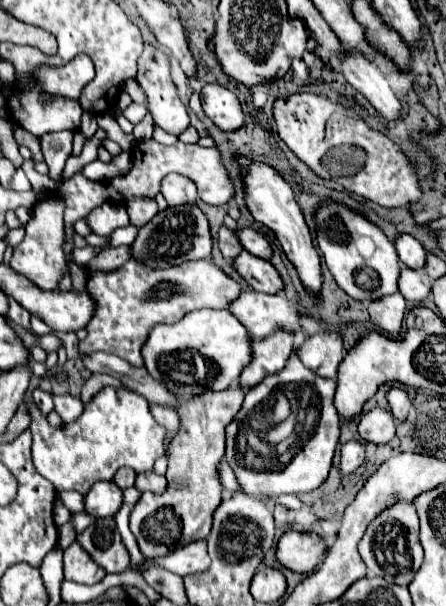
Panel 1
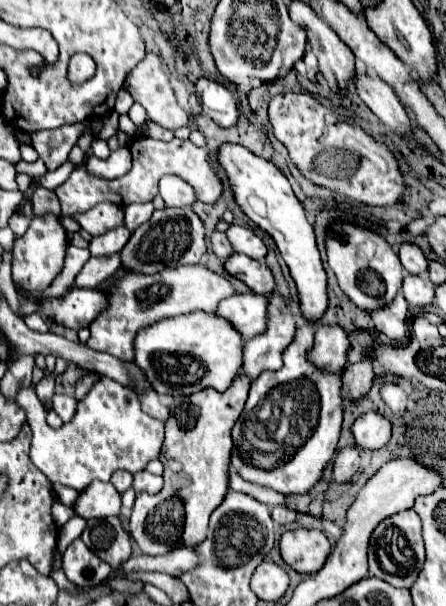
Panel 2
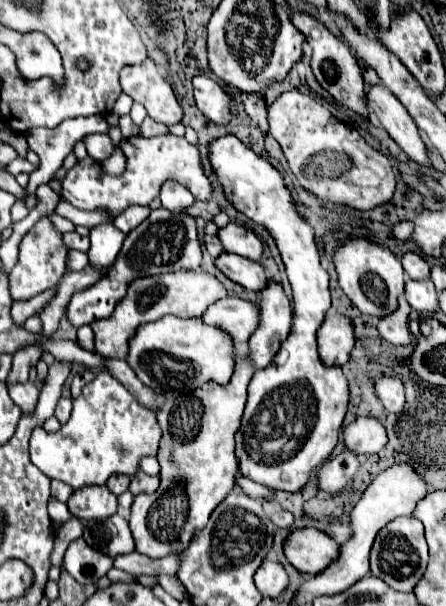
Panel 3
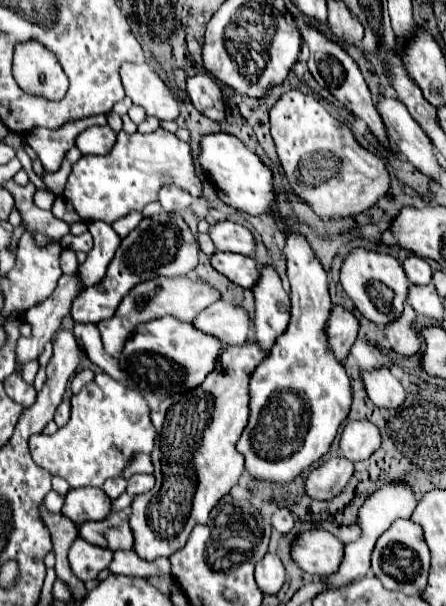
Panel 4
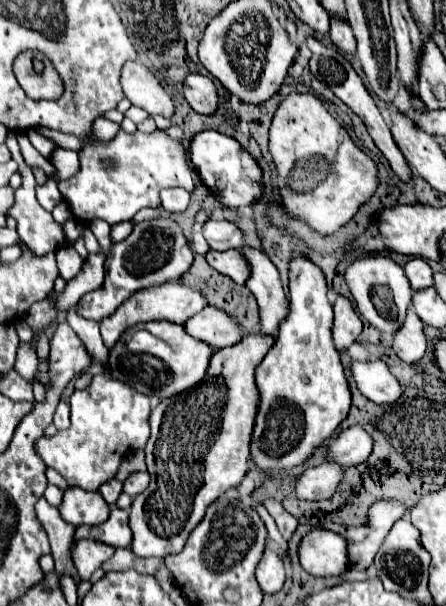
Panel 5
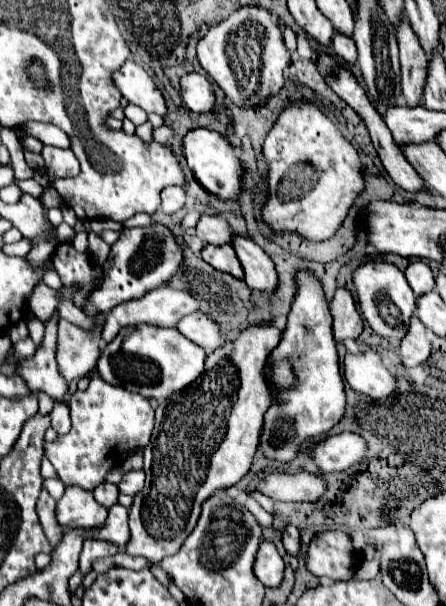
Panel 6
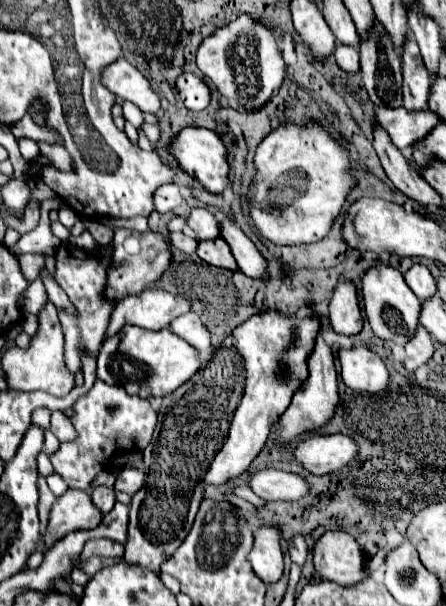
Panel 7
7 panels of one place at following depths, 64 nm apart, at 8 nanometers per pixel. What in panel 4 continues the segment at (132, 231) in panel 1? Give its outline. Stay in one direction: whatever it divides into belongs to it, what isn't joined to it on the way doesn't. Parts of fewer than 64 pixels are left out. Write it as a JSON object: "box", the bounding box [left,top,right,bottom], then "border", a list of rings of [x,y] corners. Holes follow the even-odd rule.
{"box":[80,220,120,288],"border":[[[94,220],[88,224],[88,230],[94,238],[94,248],[88,252],[86,262],[80,266],[80,276],[84,276],[84,288],[98,284],[104,274],[106,268],[110,264],[110,260],[114,258],[116,250],[120,248],[120,236],[112,230],[110,224],[102,222],[102,220]]]}

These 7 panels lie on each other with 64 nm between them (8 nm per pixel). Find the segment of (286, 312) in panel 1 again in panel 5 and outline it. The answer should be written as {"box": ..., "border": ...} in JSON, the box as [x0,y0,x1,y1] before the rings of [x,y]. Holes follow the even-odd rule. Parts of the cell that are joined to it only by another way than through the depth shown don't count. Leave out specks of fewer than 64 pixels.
{"box":[184,306,242,350],"border":[[[206,306],[202,312],[192,316],[184,328],[188,328],[188,334],[196,336],[198,340],[212,344],[216,350],[238,344],[242,340],[238,318],[214,306]]]}

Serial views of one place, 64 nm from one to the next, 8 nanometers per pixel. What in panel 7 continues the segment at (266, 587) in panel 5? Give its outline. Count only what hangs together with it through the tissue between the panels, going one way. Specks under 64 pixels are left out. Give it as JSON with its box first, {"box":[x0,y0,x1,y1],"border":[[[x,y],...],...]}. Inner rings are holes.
{"box":[248,528,284,584],"border":[[[260,528],[256,532],[256,544],[248,556],[252,570],[266,584],[278,582],[284,572],[284,560],[278,538],[280,536],[276,528]]]}

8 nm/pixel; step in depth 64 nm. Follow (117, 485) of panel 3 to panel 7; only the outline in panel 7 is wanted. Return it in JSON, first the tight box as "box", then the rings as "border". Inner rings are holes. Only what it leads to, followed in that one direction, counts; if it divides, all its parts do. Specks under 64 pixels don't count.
{"box":[92,486,116,514],"border":[[[96,486],[92,490],[92,502],[106,514],[112,510],[114,502],[116,502],[116,496],[114,496],[114,488],[108,488],[108,486]]]}

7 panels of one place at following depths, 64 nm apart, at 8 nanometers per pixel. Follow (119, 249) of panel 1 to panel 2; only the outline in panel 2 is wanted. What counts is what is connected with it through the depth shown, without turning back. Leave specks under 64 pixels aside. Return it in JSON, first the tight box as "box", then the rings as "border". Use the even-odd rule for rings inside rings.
{"box":[74,252,120,288],"border":[[[120,252],[110,254],[110,256],[100,256],[100,258],[92,256],[84,264],[80,274],[76,276],[74,286],[78,286],[78,288],[94,288],[96,284],[100,284],[100,280],[106,280],[118,268],[120,268]]]}

